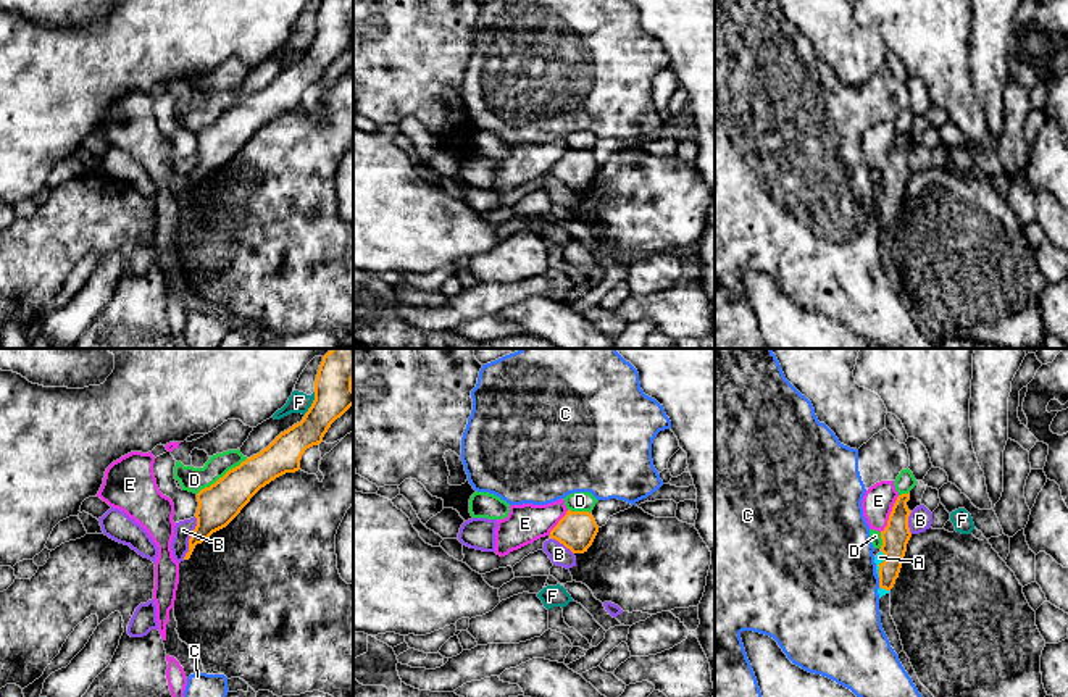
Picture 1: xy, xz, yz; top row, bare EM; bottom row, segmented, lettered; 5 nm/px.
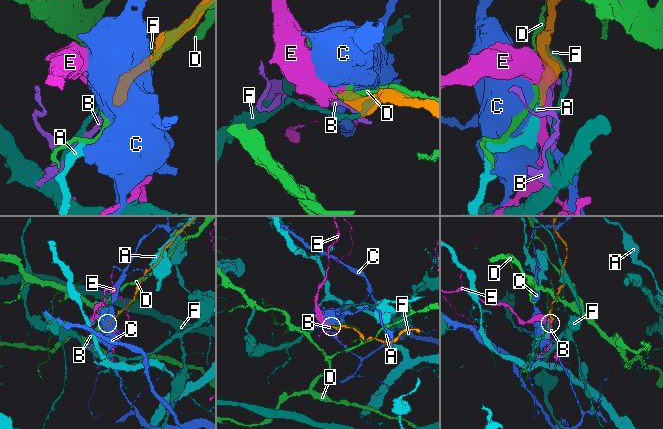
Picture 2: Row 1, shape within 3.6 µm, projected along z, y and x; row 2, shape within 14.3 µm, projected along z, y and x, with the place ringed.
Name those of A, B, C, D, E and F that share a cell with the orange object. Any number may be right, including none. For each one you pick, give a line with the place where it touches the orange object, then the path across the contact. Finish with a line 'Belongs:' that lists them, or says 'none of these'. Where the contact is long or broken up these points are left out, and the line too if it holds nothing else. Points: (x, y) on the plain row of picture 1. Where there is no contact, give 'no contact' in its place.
A: meets orange in yz at (880, 202); runs through yz (896, 175), (892, 189), (880, 202), (880, 196)
Belongs: A

